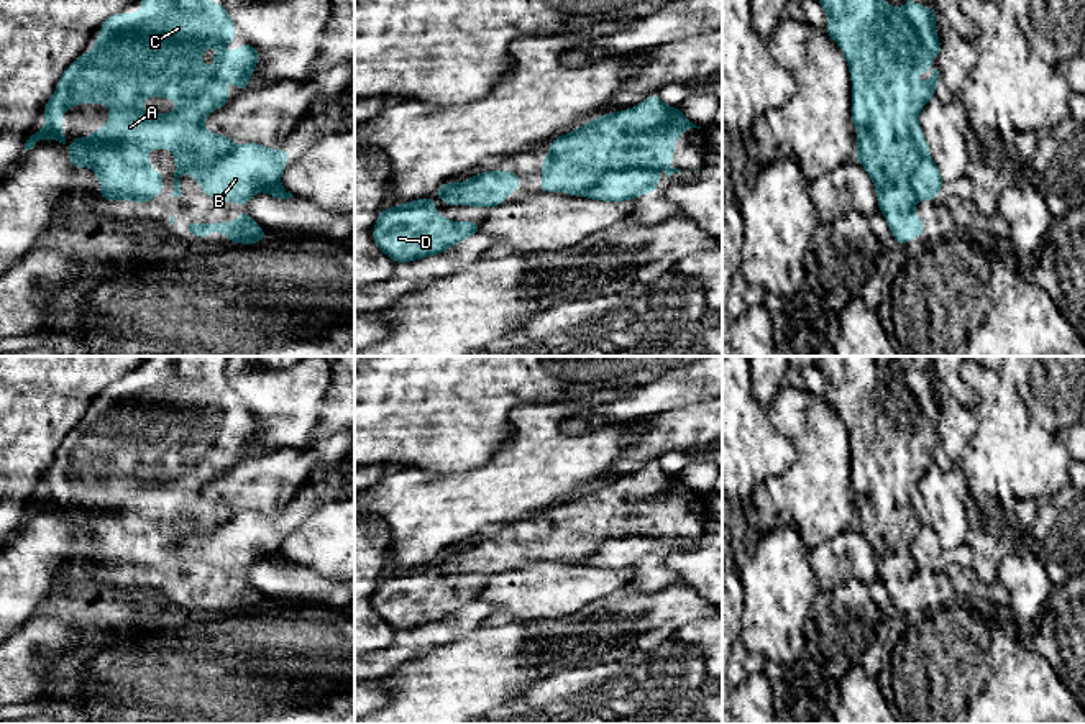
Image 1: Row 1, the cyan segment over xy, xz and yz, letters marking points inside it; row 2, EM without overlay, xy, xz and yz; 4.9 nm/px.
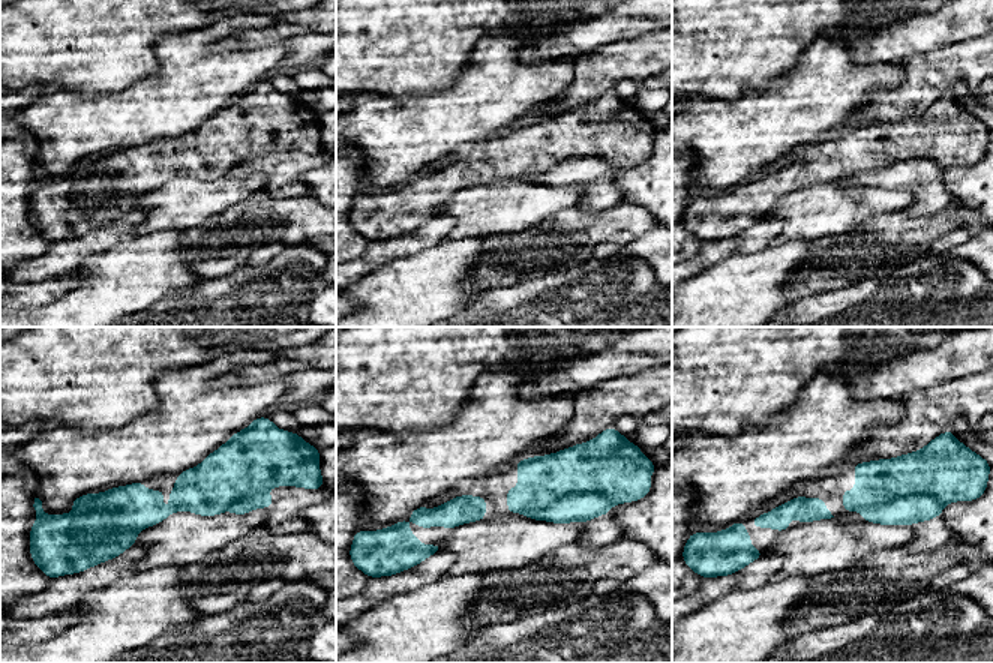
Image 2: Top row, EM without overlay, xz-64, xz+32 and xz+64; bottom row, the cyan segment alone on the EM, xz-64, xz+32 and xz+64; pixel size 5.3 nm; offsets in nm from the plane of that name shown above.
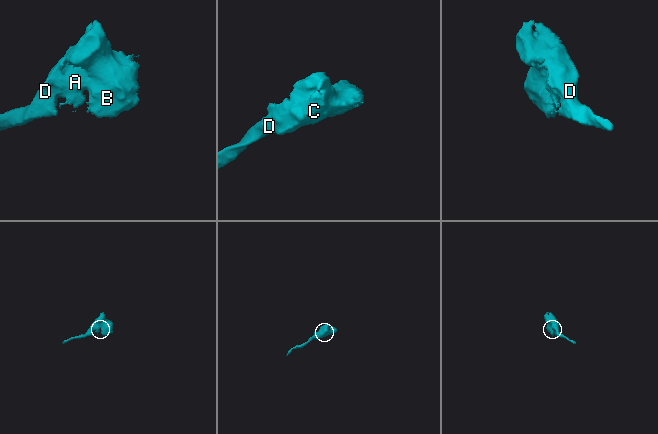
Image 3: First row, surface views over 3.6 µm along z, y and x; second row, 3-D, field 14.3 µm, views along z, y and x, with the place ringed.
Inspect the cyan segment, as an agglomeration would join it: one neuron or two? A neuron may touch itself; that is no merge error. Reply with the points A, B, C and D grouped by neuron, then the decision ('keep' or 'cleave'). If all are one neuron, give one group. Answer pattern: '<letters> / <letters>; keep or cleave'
A C D / B; cleave

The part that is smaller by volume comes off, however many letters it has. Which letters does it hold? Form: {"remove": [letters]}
{"remove": ["B"]}

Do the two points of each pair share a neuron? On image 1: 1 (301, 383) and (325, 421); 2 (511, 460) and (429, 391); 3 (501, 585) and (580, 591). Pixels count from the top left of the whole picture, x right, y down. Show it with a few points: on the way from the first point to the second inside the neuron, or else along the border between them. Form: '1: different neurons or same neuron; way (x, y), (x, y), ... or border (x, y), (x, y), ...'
1: different neurons; border (329, 376), (324, 411), (314, 435)
2: different neurons; border (511, 412), (512, 435), (485, 463), (466, 471)
3: same neuron; way (521, 591), (560, 591)

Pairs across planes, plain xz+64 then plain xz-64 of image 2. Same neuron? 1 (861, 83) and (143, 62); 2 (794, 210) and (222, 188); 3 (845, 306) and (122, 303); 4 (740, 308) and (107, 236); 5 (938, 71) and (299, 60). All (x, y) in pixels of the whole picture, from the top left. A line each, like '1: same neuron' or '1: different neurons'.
1: different neurons
2: same neuron
3: different neurons
4: different neurons
5: same neuron

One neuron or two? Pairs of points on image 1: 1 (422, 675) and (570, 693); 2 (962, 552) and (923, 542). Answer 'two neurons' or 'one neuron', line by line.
1: two neurons
2: one neuron

